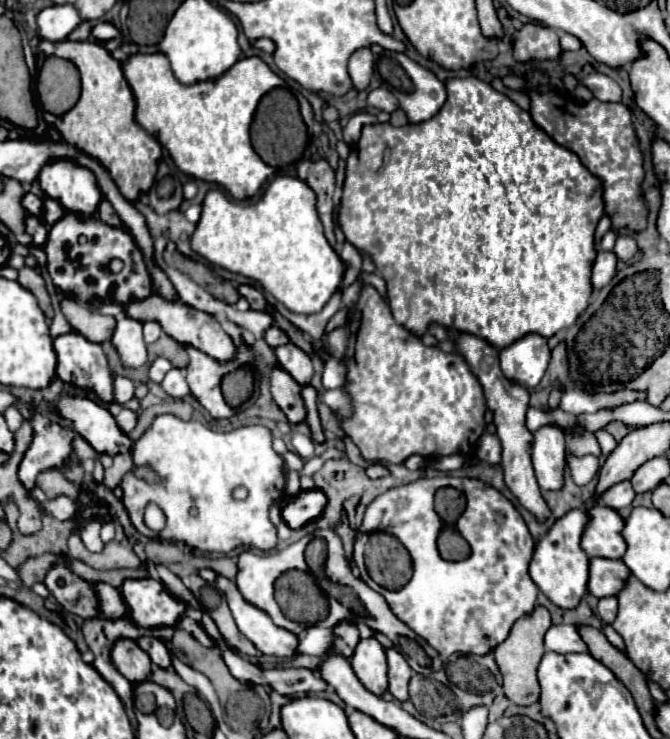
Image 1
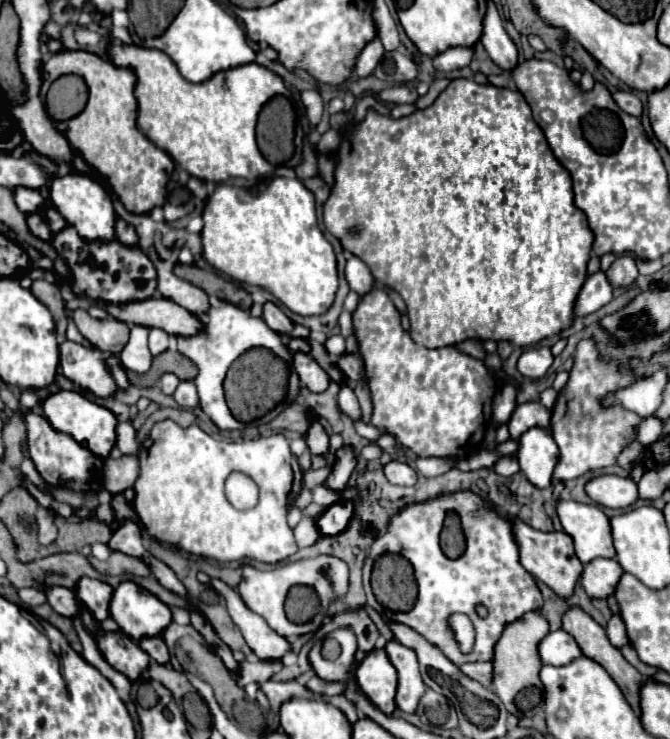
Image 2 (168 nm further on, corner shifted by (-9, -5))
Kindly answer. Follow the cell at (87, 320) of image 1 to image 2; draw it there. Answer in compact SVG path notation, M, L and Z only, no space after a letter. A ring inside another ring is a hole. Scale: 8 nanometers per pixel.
M77 309L73 313L73 321L79 333L97 349L109 353L121 353L129 341L129 325L117 319L93 319L87 311Z

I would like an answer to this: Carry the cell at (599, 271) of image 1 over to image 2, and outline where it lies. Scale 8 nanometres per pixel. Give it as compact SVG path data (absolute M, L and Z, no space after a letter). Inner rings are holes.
M597 271L595 275L587 277L583 283L577 301L575 301L575 315L589 315L607 305L613 299L613 287L607 283L607 277L603 271Z

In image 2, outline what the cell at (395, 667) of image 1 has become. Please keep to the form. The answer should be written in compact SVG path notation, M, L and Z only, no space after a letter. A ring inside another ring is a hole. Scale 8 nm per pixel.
M395 639L385 645L385 651L387 651L389 661L397 669L397 675L399 675L399 687L397 687L395 703L401 711L415 713L417 703L425 693L425 683L423 683L421 673L419 673L417 655L413 649L401 645Z

